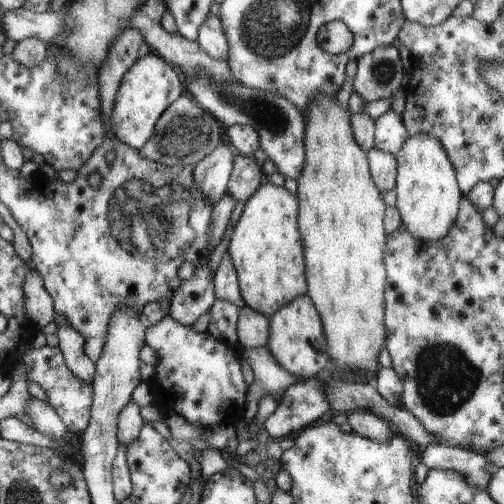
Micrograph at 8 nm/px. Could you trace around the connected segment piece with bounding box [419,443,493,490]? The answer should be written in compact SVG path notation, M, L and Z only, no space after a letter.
M443 443L428 445L422 450L419 462L428 469L456 470L467 477L468 484L482 490L487 490L486 486L493 478L484 468L487 464L486 456L458 446L452 447Z

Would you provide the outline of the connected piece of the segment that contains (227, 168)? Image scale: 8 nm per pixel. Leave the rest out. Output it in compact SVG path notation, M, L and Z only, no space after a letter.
M226 139L220 140L208 156L195 165L196 184L213 204L228 193L236 153Z

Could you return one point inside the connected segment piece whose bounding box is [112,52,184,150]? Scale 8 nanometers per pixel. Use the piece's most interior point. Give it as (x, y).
(151, 86)

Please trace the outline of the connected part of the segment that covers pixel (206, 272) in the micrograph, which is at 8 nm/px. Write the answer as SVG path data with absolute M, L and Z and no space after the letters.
M209 260L197 266L192 278L184 280L180 288L172 293L170 314L173 320L192 327L204 312L211 311L218 302L215 295L215 274L208 269Z

